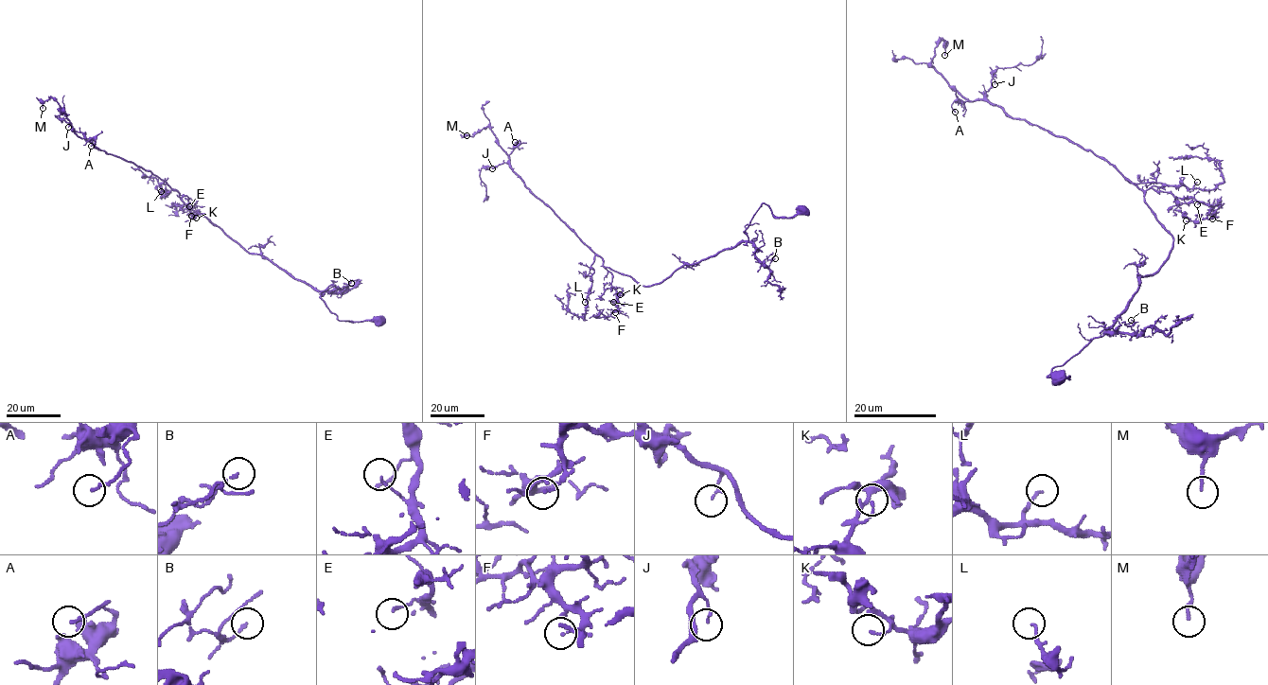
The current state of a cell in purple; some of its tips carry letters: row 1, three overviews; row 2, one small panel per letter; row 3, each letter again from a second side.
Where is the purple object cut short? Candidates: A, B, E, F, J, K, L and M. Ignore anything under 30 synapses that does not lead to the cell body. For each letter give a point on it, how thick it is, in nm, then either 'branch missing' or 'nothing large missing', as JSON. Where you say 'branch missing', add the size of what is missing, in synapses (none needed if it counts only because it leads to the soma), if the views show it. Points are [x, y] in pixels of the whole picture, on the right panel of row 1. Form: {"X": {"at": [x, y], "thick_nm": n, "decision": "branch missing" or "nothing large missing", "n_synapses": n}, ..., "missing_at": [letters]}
{"A": {"at": [955, 112], "thick_nm": 140, "decision": "nothing large missing"}, "B": {"at": [1131, 320], "thick_nm": 120, "decision": "nothing large missing"}, "E": {"at": [1197, 204], "thick_nm": 90, "decision": "nothing large missing"}, "F": {"at": [1212, 219], "thick_nm": 100, "decision": "nothing large missing"}, "J": {"at": [995, 84], "thick_nm": 100, "decision": "nothing large missing"}, "K": {"at": [1186, 220], "thick_nm": 100, "decision": "nothing large missing"}, "L": {"at": [1197, 182], "thick_nm": 110, "decision": "branch missing", "n_synapses": 60}, "M": {"at": [944, 55], "thick_nm": 140, "decision": "nothing large missing"}, "missing_at": ["L"]}

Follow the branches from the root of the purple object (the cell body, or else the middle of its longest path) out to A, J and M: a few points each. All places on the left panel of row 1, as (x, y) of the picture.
A: (378, 321), (339, 321), (323, 292), (250, 254), (159, 177), (85, 137), (96, 138), (91, 146)
J: (378, 321), (339, 321), (321, 298), (323, 292), (250, 254), (191, 210), (159, 177), (97, 149), (68, 127)
M: (378, 321), (339, 321), (321, 298), (323, 292), (250, 254), (149, 171), (79, 137), (52, 97), (43, 108)

